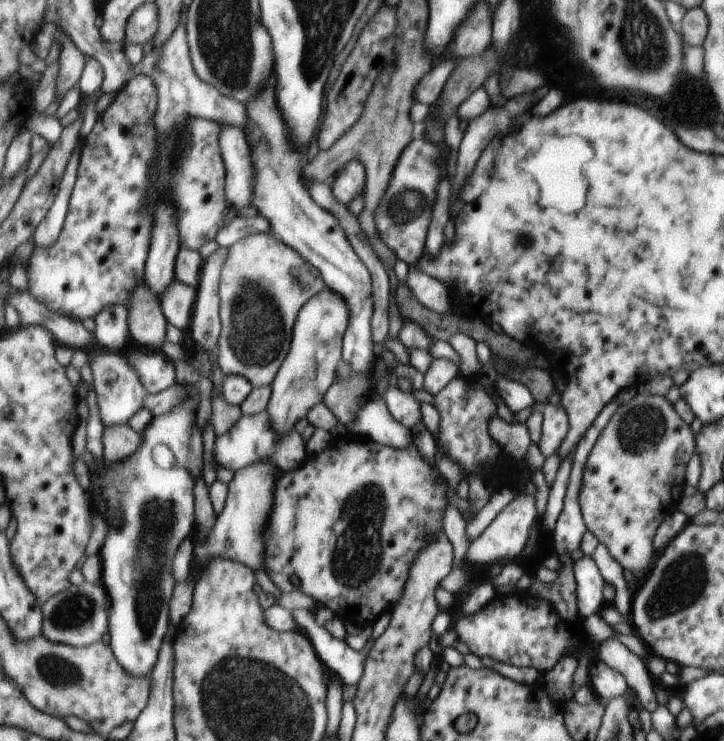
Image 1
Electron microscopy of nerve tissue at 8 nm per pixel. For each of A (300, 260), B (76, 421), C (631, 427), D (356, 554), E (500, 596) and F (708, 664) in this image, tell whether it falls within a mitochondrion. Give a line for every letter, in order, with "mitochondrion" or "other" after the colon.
A: other
B: other
C: mitochondrion
D: mitochondrion
E: other
F: other

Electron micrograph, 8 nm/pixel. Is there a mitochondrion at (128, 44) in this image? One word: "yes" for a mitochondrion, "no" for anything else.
no

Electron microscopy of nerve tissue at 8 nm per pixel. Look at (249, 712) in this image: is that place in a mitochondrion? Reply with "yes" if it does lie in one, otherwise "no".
yes

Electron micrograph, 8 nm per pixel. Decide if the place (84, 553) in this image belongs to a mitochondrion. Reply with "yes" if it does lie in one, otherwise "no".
no

